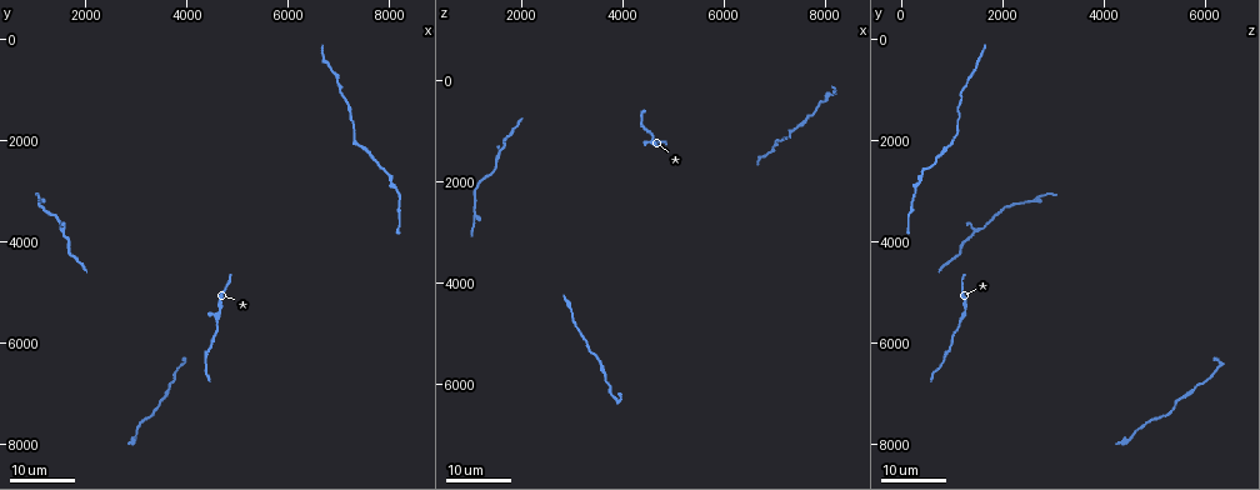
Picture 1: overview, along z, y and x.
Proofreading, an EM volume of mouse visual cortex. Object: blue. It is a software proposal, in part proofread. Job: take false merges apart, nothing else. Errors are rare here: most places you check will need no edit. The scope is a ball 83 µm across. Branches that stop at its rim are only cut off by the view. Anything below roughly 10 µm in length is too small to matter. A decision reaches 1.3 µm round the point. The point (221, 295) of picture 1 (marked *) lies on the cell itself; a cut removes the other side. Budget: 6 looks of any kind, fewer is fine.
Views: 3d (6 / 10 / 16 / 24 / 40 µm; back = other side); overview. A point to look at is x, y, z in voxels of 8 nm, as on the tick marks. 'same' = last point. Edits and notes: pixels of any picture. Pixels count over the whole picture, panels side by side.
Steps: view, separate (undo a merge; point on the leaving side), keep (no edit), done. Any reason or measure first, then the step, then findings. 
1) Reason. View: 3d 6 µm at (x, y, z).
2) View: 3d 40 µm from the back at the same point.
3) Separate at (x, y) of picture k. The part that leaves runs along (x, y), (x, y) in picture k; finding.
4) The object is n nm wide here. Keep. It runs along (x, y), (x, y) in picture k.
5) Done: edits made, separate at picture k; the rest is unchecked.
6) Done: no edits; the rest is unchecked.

Thick turns thin. View: 3d 16 µm at (7300, 1950, 1050).

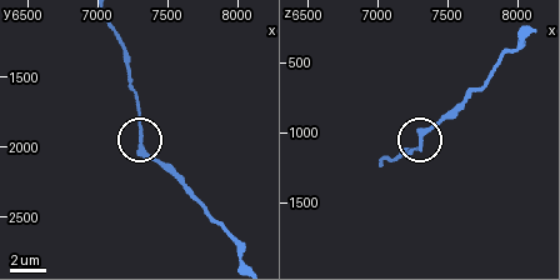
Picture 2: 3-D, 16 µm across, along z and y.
Zoom in. View: 3d 6 µm at (7320, 1960, 1040).

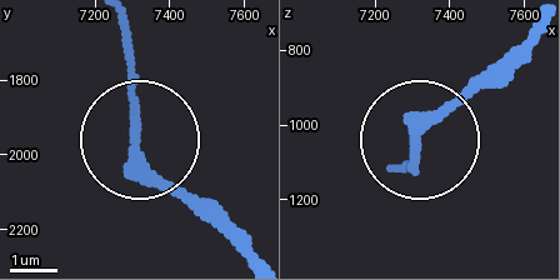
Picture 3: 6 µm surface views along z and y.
View: 3d 6 µm from the back at (7300, 1950, 1030).

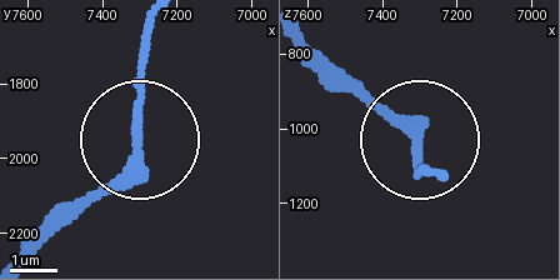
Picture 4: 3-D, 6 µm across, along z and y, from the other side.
Keep. It runs along (310, 45), (430, 169) in picture 4; one cell here.

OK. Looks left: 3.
Branch point. View: 3d 24 µm at (4600, 5500, 1250).

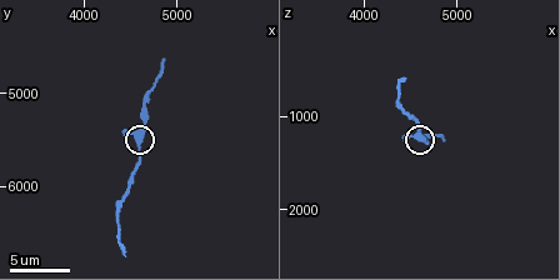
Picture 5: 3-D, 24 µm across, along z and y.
View: 3d 10 µm at (4550, 5500, 1250).

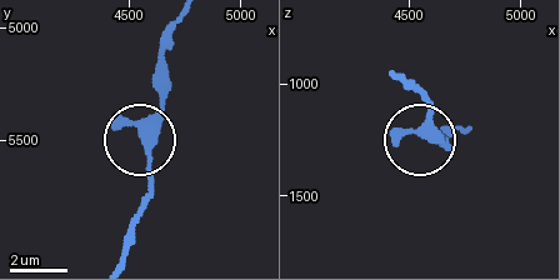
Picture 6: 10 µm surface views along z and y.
The side arm is 48 µm long. Keep. Continuous, no second cell.

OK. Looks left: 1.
Done: no edits; the rest is unchecked.

